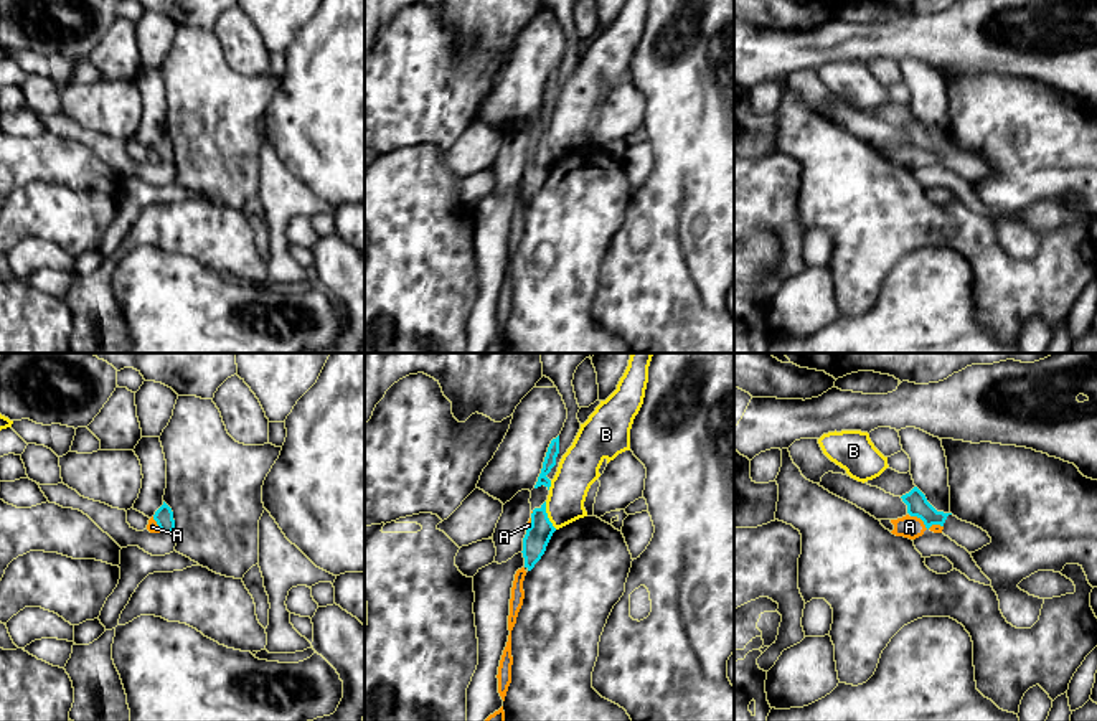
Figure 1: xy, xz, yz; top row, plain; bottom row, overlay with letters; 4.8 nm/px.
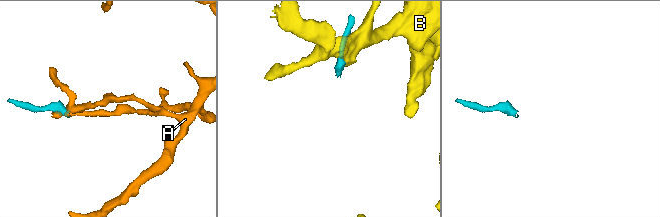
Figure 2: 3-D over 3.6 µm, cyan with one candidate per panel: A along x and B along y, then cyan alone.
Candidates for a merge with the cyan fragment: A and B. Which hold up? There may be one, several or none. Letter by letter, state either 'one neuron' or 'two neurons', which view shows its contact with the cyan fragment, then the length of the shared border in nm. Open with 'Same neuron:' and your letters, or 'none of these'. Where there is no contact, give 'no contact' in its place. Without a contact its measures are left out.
Same neuron: none of these
A: two neurons; meets cyan in yz; contact 170 nm long
B: two neurons; meets cyan in xz; contact 150 nm long

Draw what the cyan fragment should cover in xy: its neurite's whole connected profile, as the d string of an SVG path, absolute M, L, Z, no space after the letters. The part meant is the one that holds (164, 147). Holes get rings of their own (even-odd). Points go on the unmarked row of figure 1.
M165 132L155 142L153 150L157 152L162 163L173 163L173 160L175 160L173 142Z

